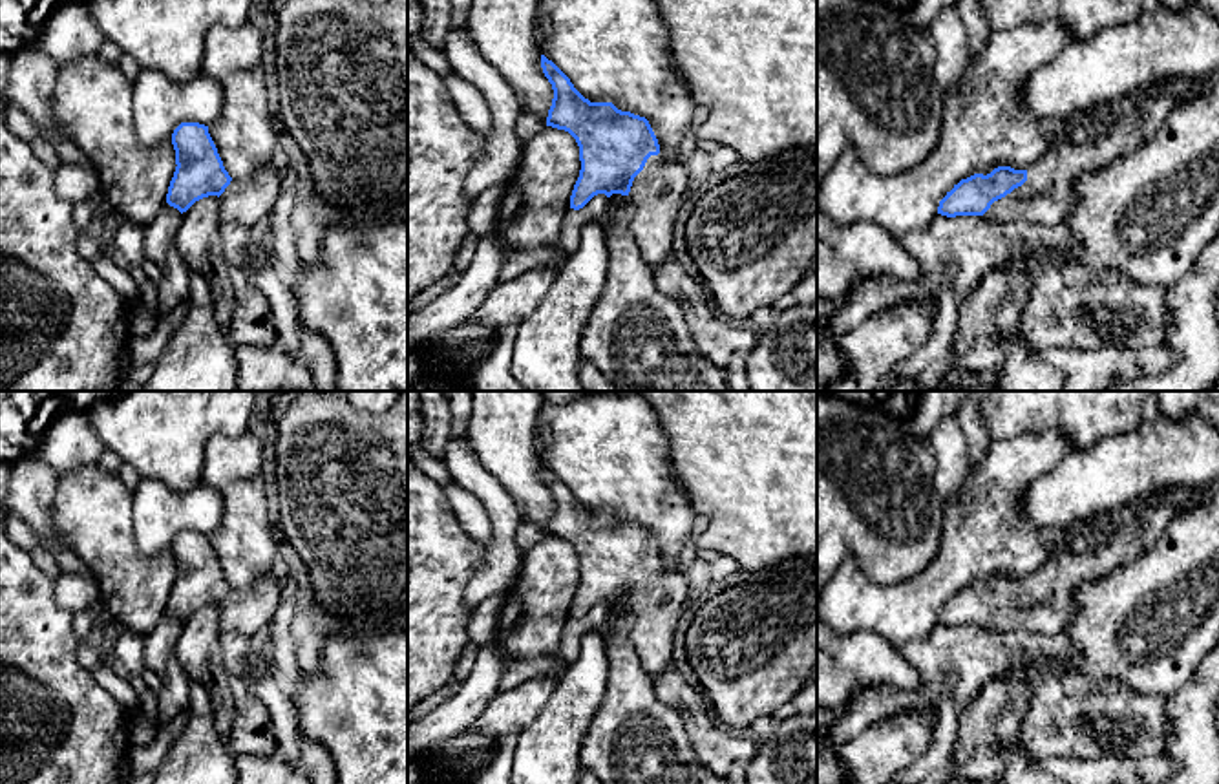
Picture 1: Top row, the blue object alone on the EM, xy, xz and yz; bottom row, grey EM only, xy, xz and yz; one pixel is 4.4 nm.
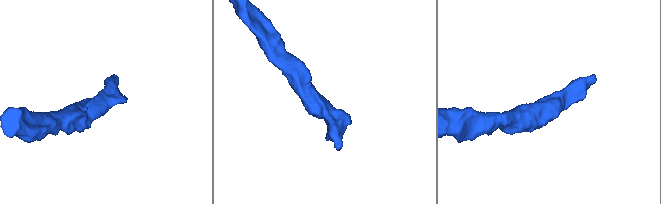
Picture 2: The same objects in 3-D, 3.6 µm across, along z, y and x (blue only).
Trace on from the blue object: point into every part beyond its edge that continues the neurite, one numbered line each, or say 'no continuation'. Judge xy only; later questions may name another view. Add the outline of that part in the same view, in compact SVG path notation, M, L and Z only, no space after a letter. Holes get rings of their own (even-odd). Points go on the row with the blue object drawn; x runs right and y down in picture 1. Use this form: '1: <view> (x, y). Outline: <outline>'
1: xy (245, 201). Outline: M276 163L256 170L249 177L232 179L219 196L219 219L247 228L269 219L280 188L281 179Z

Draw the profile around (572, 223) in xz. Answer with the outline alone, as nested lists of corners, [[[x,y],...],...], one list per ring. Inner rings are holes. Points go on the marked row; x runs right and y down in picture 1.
[[[605,194],[594,196],[583,208],[568,208],[561,230],[559,230],[559,247],[570,254],[578,249],[581,239],[581,230],[590,221],[601,221],[609,208],[609,197]]]

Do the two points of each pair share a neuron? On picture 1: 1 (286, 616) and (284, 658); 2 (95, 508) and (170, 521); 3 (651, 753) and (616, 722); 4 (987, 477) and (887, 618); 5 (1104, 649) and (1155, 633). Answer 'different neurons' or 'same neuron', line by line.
1: same neuron
2: different neurons
3: same neuron
4: same neuron
5: same neuron

